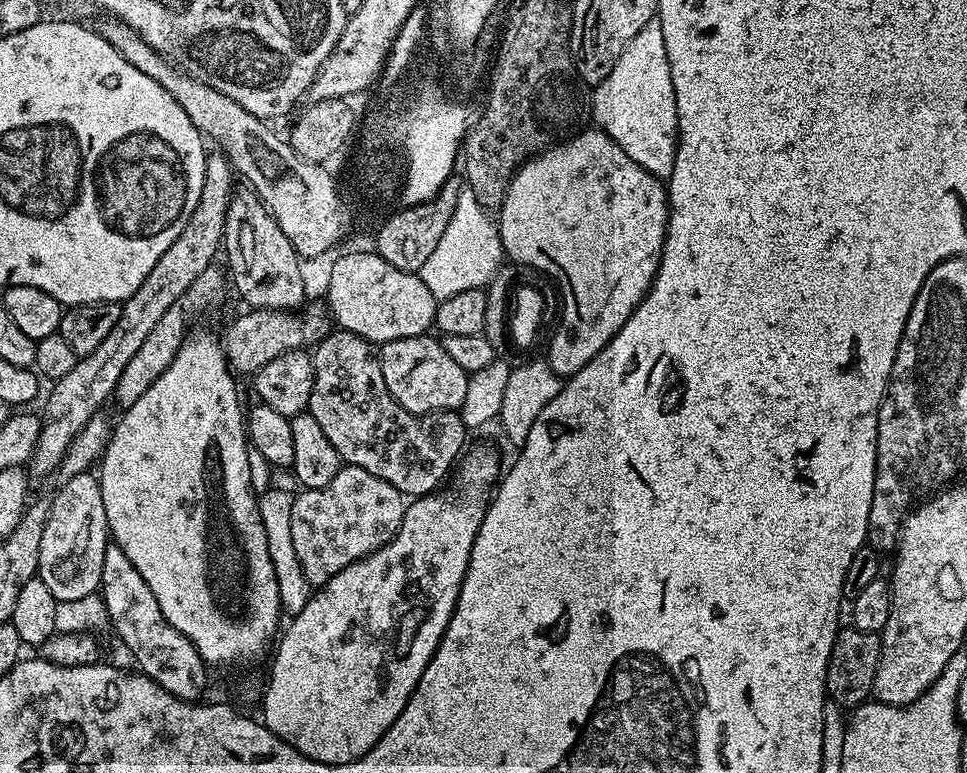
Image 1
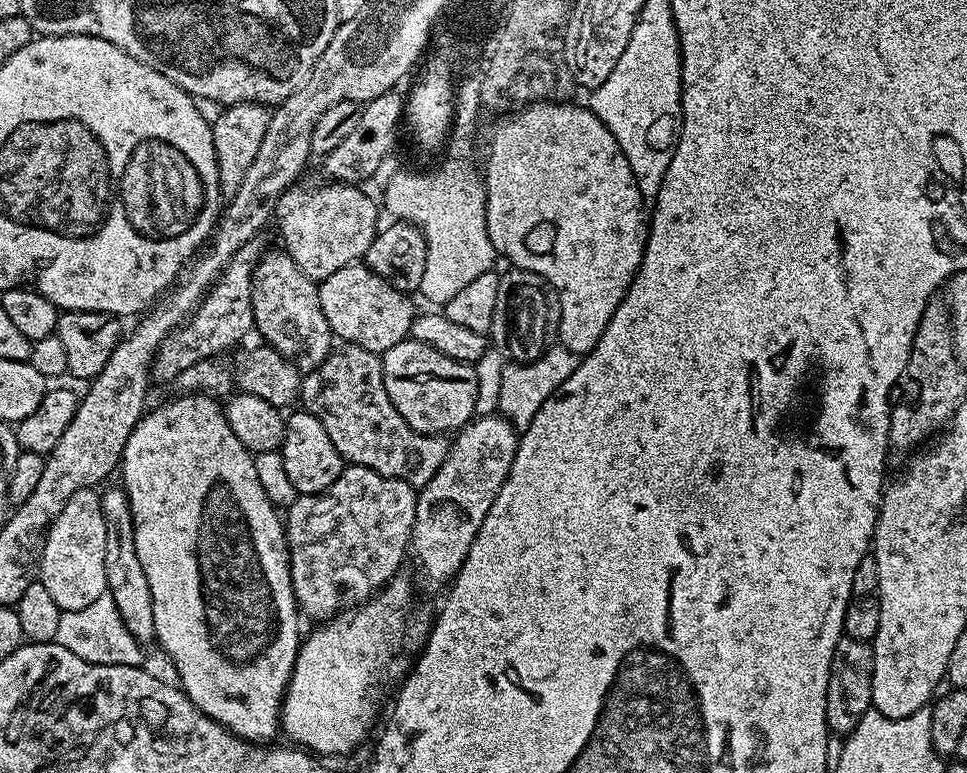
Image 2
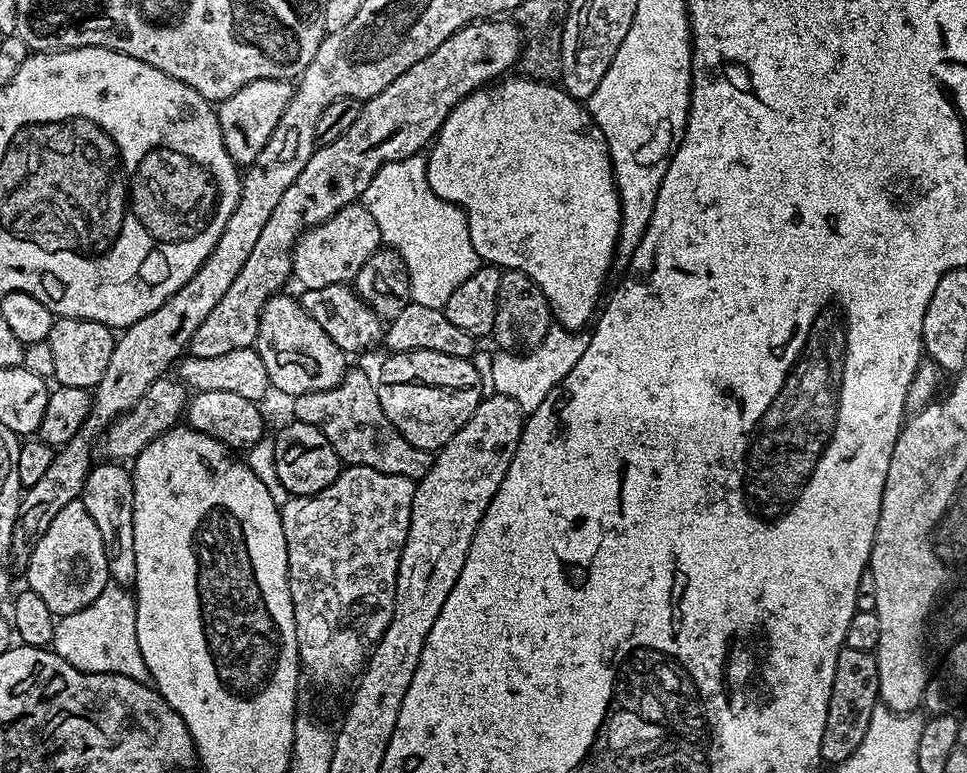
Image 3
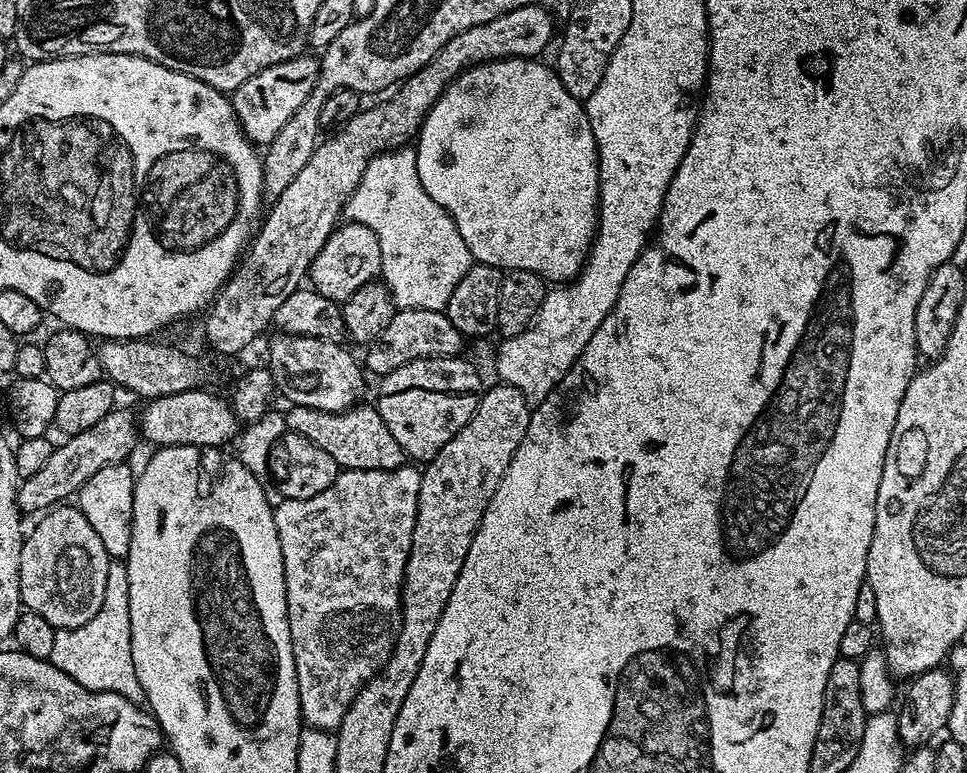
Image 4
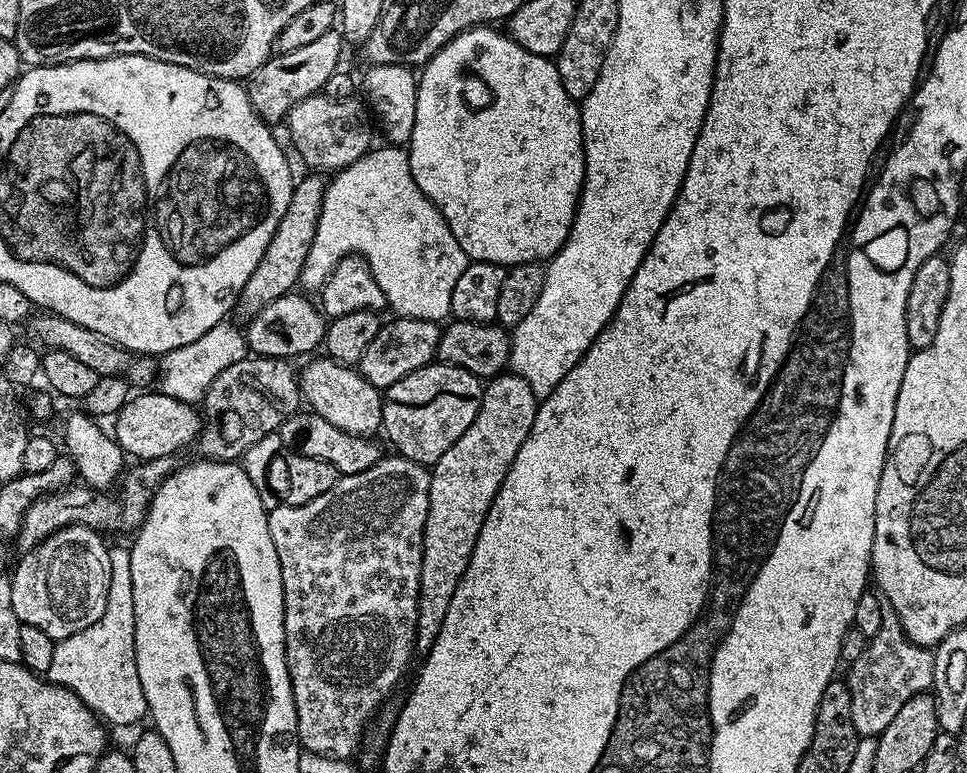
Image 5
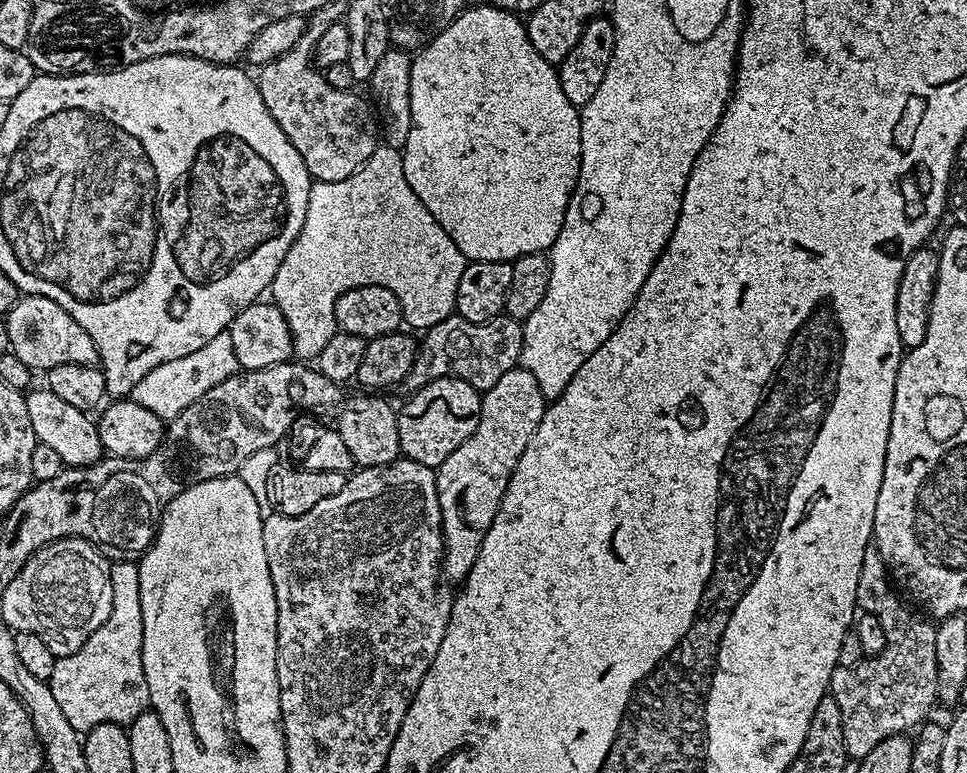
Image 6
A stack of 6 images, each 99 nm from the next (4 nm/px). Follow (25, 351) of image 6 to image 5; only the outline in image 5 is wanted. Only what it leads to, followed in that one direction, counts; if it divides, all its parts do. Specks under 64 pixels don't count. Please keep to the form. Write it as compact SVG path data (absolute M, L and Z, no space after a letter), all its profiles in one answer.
M51 314L38 316L31 321L37 345L45 344L43 346L45 349L64 350L66 354L74 354L74 358L80 359L85 366L90 366L90 370L94 370L94 374L98 374L101 378L123 378L132 386L136 384L148 386L151 385L148 384L151 380L153 383L157 379L158 364L153 357L137 356L124 348L119 348L116 344L111 344L109 340L103 340L101 336L94 334L94 330L86 330L86 326L78 326L78 322L70 322L66 318Z

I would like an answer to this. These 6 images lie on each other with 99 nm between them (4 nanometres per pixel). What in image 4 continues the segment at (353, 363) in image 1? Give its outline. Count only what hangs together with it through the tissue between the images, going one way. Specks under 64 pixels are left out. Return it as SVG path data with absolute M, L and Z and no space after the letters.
M361 402L355 408L347 408L344 412L327 412L326 410L314 410L310 406L291 405L286 412L287 431L294 434L302 434L302 438L310 438L314 446L326 450L334 462L338 462L344 470L394 470L405 467L406 457L402 446L390 434L386 422L382 422L382 414L371 403Z

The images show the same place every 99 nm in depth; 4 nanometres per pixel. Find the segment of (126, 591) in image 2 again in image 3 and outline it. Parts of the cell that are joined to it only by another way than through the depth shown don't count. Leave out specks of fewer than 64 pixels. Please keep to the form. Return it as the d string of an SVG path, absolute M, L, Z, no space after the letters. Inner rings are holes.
M100 462L84 479L82 499L90 518L102 534L109 577L121 586L136 579L134 562L134 486L131 471L120 462ZM100 464L100 465L99 465Z

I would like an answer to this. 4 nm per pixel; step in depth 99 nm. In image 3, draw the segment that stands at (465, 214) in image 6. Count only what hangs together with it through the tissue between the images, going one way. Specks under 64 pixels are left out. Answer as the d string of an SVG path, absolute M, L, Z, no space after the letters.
M523 74L512 75L497 79L483 88L476 88L454 106L427 153L428 184L442 199L457 204L464 211L468 219L470 240L474 242L474 250L480 255L481 261L495 264L501 270L521 272L530 277L548 299L551 315L559 327L569 330L587 329L590 321L597 315L598 305L605 295L604 283L608 280L608 267L612 264L612 255L617 255L620 242L620 191L616 188L616 179L612 173L608 143L587 107L575 100L569 92L565 92L563 87L552 82L534 80Z

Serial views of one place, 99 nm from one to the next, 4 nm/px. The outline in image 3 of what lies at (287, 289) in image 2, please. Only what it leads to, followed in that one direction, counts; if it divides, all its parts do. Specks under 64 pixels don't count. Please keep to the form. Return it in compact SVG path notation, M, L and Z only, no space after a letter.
M277 294L266 302L260 315L260 325L254 345L266 365L268 383L273 389L285 392L288 398L330 390L345 374L346 353L337 346L334 338L310 318L295 295Z

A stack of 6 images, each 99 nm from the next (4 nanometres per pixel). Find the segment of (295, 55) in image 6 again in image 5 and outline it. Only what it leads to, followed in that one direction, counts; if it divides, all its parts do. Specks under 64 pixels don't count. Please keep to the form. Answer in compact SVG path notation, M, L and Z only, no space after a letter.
M323 94L307 96L302 102L295 104L288 112L286 117L287 124L288 136L292 139L292 144L296 147L296 152L300 155L301 162L308 167L308 170L315 170L320 174L332 174L341 168L358 162L358 158L366 155L374 144L374 141L372 141L372 128L374 132L374 124L370 119L370 113L367 107L356 98L351 100L335 100Z

